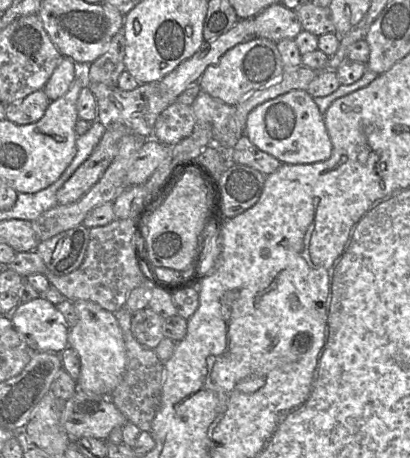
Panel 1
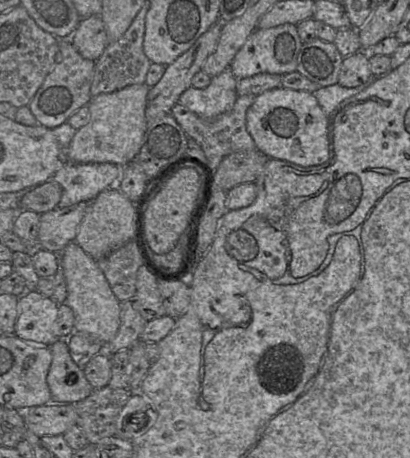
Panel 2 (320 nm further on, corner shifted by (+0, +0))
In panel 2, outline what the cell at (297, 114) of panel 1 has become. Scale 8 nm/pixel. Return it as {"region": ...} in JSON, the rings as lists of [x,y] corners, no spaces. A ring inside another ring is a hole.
{"region":[[[277,87],[257,95],[246,112],[246,128],[256,148],[270,159],[288,161],[301,167],[313,167],[329,160],[327,116],[313,93]]]}

